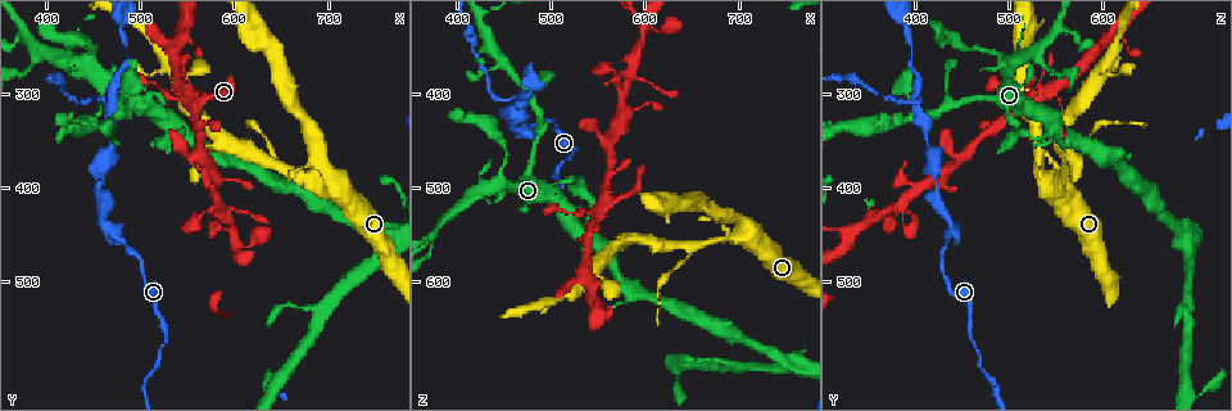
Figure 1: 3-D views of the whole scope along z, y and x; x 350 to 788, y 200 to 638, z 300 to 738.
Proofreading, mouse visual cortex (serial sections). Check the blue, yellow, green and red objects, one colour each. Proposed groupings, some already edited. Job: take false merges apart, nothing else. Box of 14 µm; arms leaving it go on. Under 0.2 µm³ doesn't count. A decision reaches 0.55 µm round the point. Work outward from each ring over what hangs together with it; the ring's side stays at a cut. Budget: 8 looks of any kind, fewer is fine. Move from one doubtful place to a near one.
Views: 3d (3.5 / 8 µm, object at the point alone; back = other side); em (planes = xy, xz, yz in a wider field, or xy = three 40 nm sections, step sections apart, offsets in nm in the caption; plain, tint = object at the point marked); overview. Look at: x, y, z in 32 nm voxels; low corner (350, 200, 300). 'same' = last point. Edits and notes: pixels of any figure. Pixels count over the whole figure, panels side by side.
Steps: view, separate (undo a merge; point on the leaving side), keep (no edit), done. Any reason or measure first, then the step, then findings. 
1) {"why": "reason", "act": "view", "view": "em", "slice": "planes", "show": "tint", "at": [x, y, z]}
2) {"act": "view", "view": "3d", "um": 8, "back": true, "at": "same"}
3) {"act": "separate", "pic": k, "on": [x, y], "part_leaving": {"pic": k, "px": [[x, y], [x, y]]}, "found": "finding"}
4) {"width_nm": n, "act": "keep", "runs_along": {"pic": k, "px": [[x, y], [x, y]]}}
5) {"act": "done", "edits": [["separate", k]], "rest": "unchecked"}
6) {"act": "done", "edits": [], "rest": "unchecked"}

{"why": "calibre changes", "act": "view", "view": "3d", "um": 3.5, "back": true, "at": [485, 455, 430]}

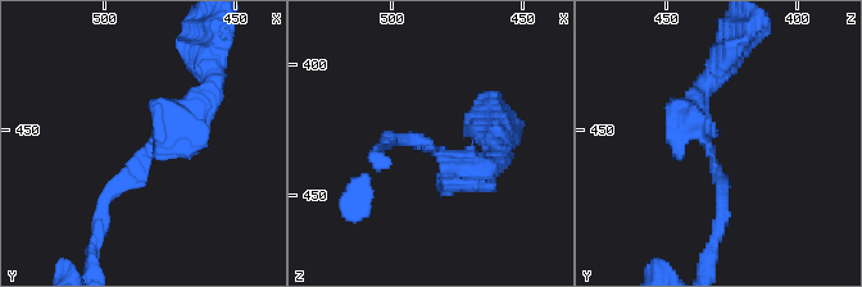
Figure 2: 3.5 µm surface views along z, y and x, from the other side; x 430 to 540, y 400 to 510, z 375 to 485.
{"arm_widths_nm": [150, 350], "act": "view", "view": "em", "slice": "xy", "step": 3, "show": "tint", "at": [482, 459, 433]}

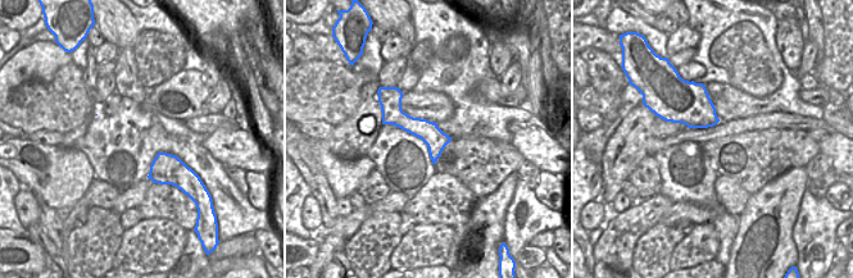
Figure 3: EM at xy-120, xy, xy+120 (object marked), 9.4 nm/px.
{"act": "keep", "runs_along": {"pic": 2, "px": [[101, 223], [101, 204], [208, 94]]}, "found": "one cell here"}

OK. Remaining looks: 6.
{"why": "sharp bend", "act": "view", "view": "3d", "um": 8, "back": true, "at": [445, 310, 410]}

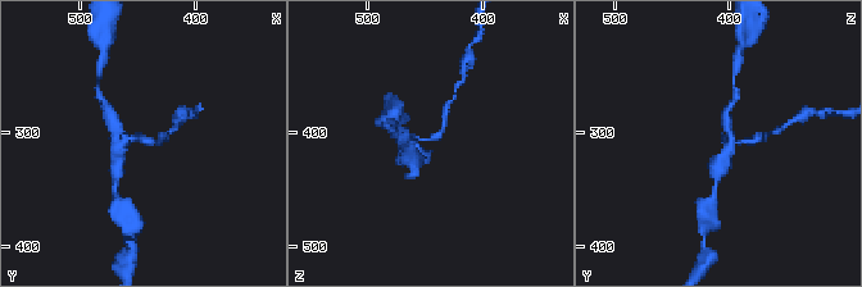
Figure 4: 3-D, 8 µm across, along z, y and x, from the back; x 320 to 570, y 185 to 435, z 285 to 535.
{"act": "view", "view": "3d", "um": 3.5, "at": [442, 306, 406]}

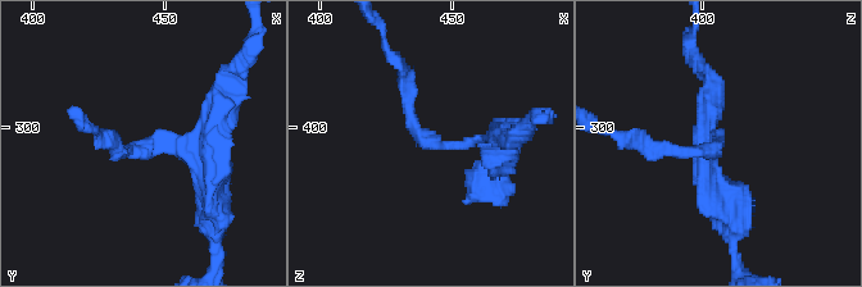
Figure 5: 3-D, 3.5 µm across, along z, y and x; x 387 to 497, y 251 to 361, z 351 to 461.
{"act": "view", "view": "em", "slice": "xy", "step": 1, "show": "tint", "at": [442, 308, 406]}

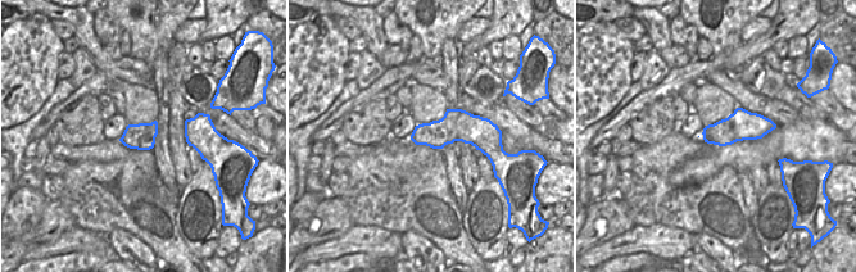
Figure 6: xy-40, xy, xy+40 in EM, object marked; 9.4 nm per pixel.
{"act": "keep", "runs_along": {"pic": 5, "px": [[214, 169], [176, 139], [117, 146]]}, "found": "one cell here"}

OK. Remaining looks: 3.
{"act": "view", "view": "3d", "um": 8, "at": [455, 250, 470]}

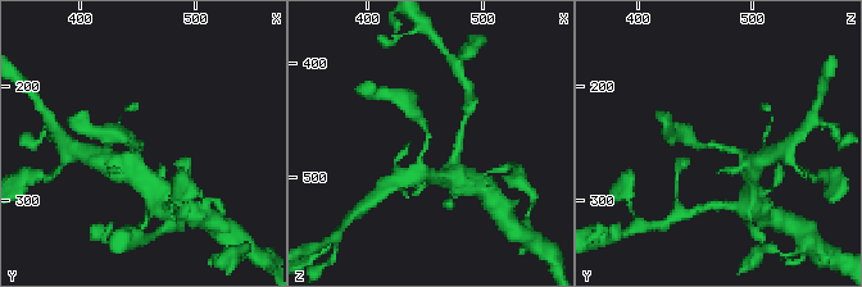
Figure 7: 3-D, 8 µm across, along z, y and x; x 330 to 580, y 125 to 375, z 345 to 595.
{"why": "shape alone is not enough", "act": "view", "view": "em", "slice": "xy", "step": 2, "show": "tint", "at": [454, 254, 466]}

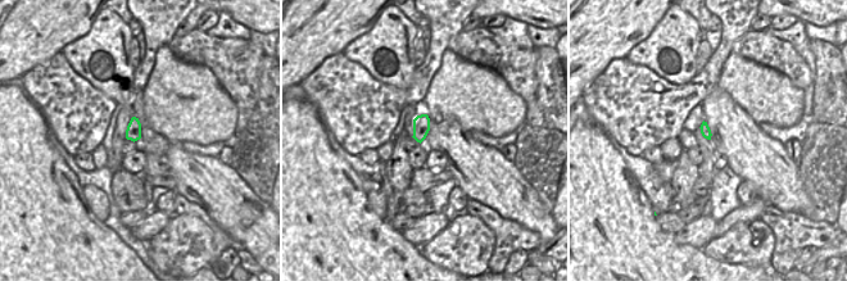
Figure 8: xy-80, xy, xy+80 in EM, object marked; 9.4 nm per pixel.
{"act": "keep", "runs_along": {"pic": 7, "px": [[745, 156], [685, 136]]}, "found": "continuous, no second cell"}

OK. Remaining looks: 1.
{"act": "done", "edits": [], "rest": "unchecked"}

